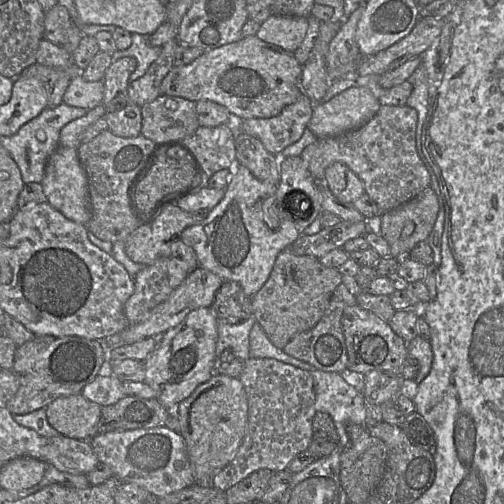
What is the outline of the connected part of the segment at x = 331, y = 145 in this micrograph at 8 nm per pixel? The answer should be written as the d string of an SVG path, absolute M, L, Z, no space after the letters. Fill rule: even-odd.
M381 105L377 113L363 126L339 136L317 138L304 148L301 158L314 178L324 183L325 170L334 162L346 164L363 182L364 190L382 213L390 211L414 198L427 187L431 178L416 148L418 112L412 107Z

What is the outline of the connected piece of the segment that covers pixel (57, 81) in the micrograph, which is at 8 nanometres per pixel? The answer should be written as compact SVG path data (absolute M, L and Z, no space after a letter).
M37 62L26 67L18 77L35 77L40 80L47 94L47 107L54 108L63 102L71 75L62 69L44 66Z

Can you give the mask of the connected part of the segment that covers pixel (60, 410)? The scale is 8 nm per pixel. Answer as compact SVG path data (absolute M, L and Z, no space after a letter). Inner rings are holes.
M79 394L62 396L45 407L49 424L61 435L89 440L96 435L101 406Z

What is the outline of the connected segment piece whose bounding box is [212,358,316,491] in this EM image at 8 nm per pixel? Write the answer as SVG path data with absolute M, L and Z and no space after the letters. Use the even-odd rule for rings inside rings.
M249 358L238 378L247 396L247 429L231 461L212 480L212 486L221 491L260 469L286 470L299 453L308 449L313 439L312 422L316 410L310 372L271 358Z

